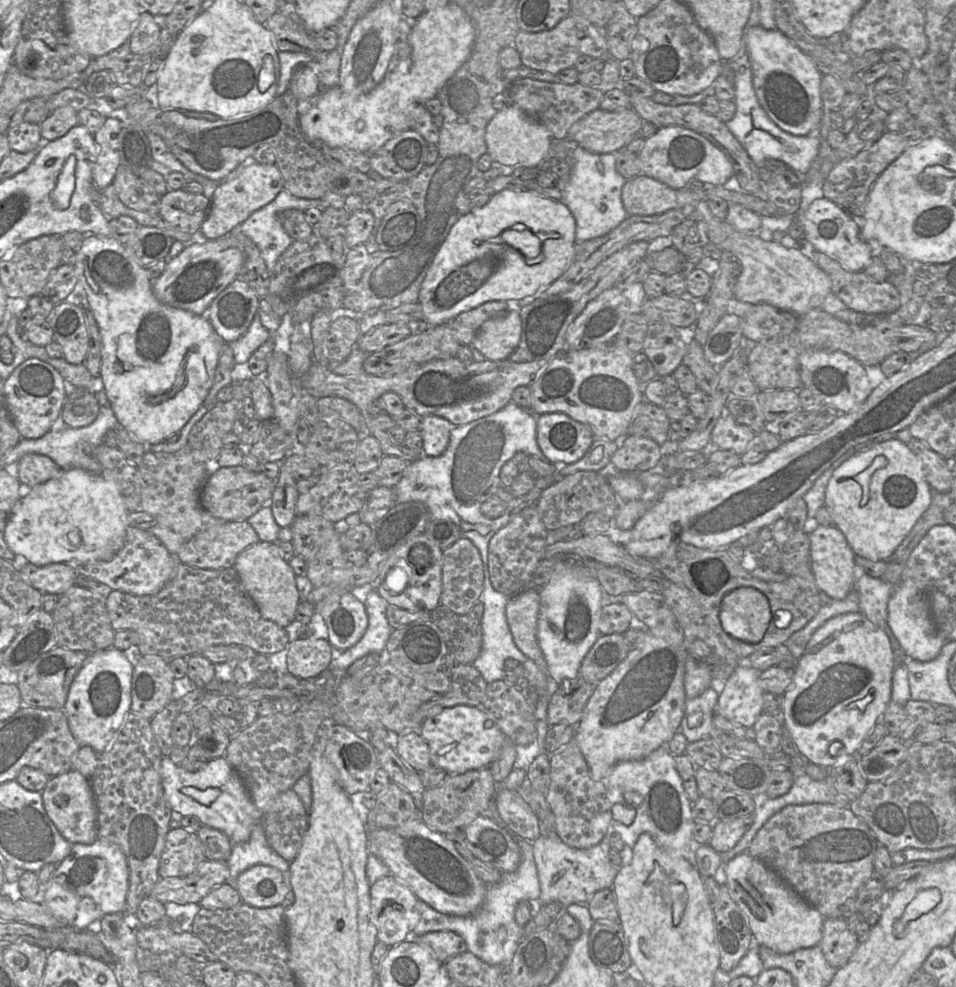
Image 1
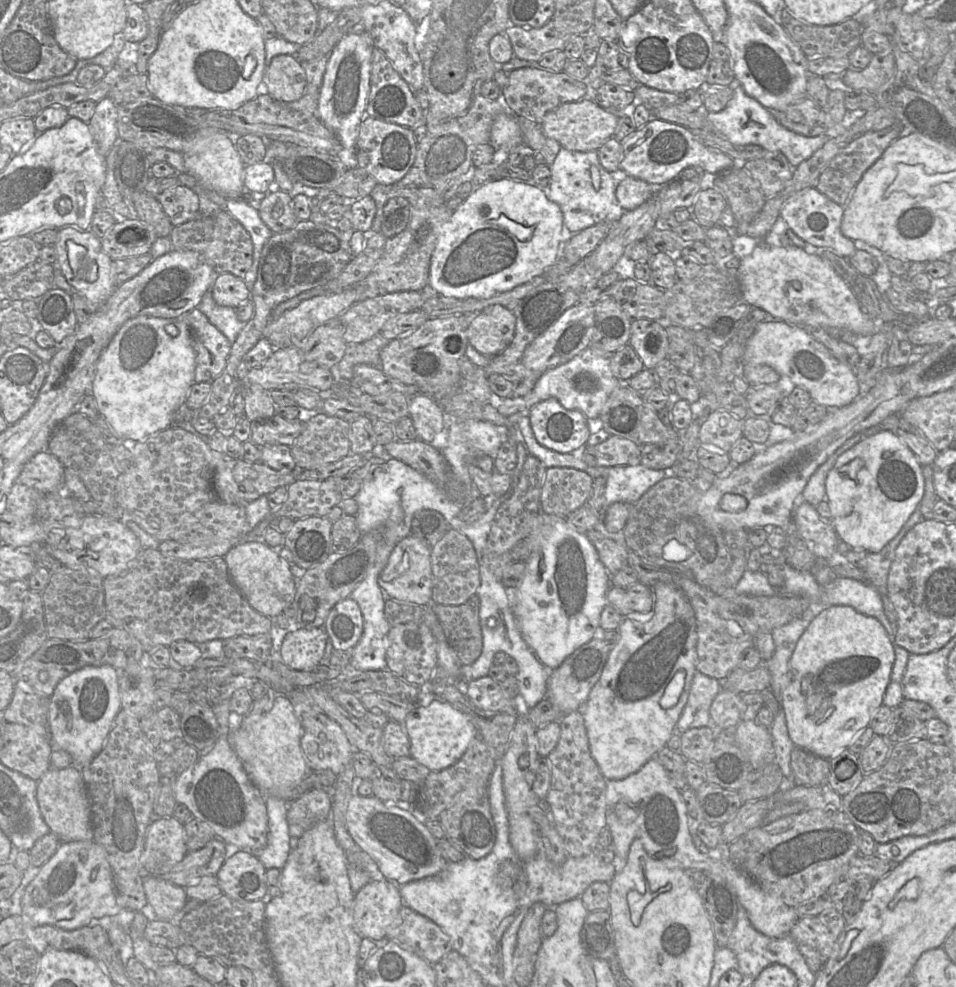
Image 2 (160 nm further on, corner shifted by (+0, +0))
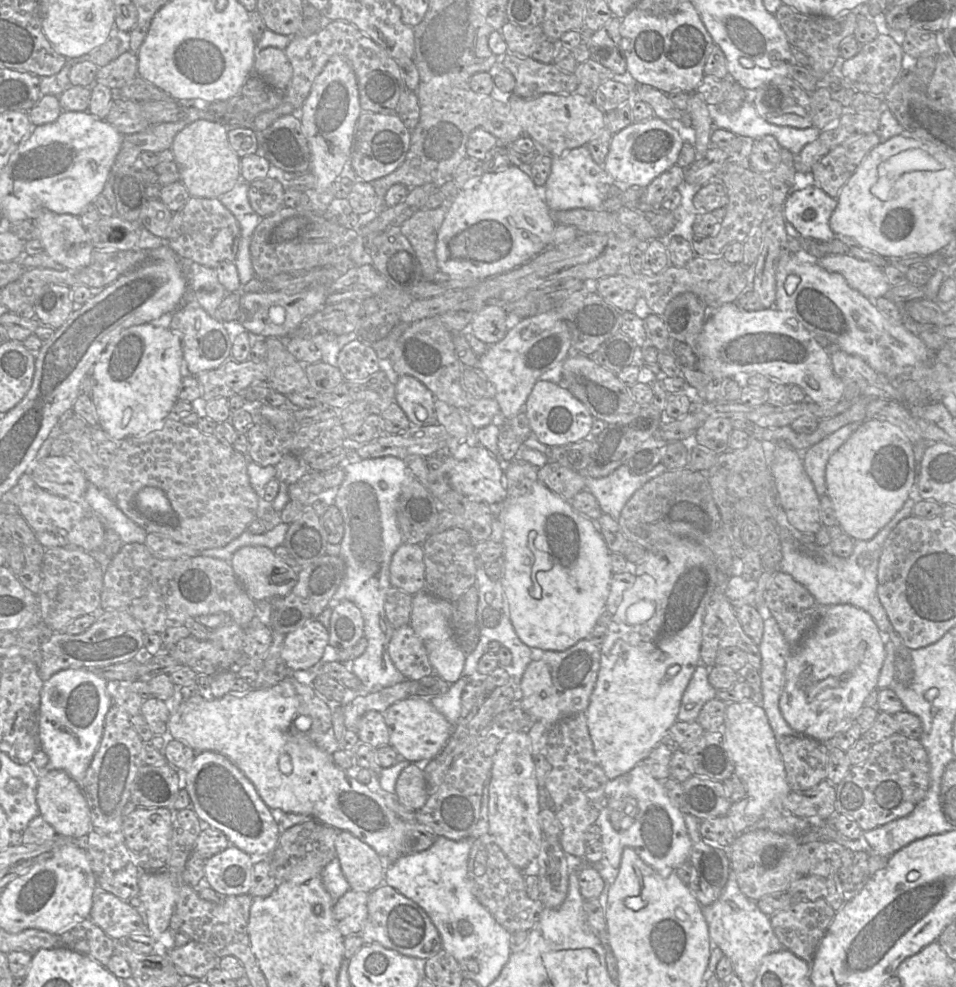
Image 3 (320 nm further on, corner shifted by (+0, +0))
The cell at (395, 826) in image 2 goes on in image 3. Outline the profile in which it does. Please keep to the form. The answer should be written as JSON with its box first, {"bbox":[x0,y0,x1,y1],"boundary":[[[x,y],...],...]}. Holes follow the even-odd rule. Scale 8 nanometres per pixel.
{"bbox":[168,678,408,864],"boundary":[[[286,678],[285,680],[283,680],[282,682],[266,688],[266,689],[252,689],[248,692],[233,692],[232,690],[227,693],[226,695],[224,695],[223,697],[219,698],[219,699],[211,699],[211,700],[207,700],[205,698],[203,698],[201,695],[197,695],[194,697],[191,697],[187,700],[182,701],[176,708],[171,710],[171,715],[169,718],[169,722],[168,722],[168,732],[170,732],[170,734],[172,735],[172,737],[179,741],[182,742],[188,746],[190,746],[195,752],[203,752],[203,751],[212,751],[212,752],[217,752],[225,757],[227,757],[231,762],[233,762],[240,770],[241,772],[252,782],[252,784],[254,785],[255,789],[257,790],[259,796],[261,797],[261,799],[264,801],[264,803],[272,810],[272,809],[280,809],[285,813],[297,813],[297,814],[303,814],[306,815],[308,817],[310,817],[310,819],[315,819],[318,820],[322,823],[325,823],[333,828],[335,828],[338,831],[347,831],[350,832],[352,835],[354,835],[355,837],[357,837],[358,839],[360,839],[362,842],[366,843],[367,845],[369,845],[371,848],[373,848],[375,850],[375,852],[385,861],[385,863],[390,864],[392,862],[394,862],[400,855],[400,840],[402,839],[402,835],[403,835],[403,822],[408,822],[408,821],[403,821],[401,820],[392,810],[390,810],[386,803],[385,800],[383,798],[383,796],[380,793],[374,792],[372,790],[370,790],[366,785],[360,783],[356,778],[351,778],[349,776],[346,775],[345,770],[340,769],[338,766],[335,765],[335,763],[333,762],[332,759],[332,755],[327,754],[325,751],[323,751],[322,749],[320,749],[312,740],[310,740],[308,737],[304,737],[304,736],[295,736],[294,735],[294,729],[293,729],[293,719],[296,719],[297,717],[300,716],[299,714],[299,707],[300,707],[300,699],[295,695],[292,686],[289,682],[289,680]]]}

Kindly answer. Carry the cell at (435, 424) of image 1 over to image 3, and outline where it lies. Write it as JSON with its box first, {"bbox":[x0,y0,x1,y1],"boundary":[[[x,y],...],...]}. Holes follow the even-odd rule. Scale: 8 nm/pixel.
{"bbox":[395,375,436,426],"boundary":[[[399,375],[395,384],[395,402],[413,425],[425,426],[436,423],[435,396],[418,379]]]}

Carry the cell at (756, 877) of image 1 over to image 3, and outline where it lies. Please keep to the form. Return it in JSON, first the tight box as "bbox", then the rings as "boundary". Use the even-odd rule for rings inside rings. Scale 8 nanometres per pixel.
{"bbox":[594,765,693,875],"boundary":[[[636,765],[624,775],[608,780],[605,787],[604,807],[594,824],[599,825],[601,829],[600,841],[603,845],[604,856],[609,864],[616,869],[619,869],[622,853],[626,847],[633,848],[646,864],[662,875],[669,875],[680,865],[689,861],[690,850],[693,842],[687,833],[683,815],[681,811],[672,804],[661,781],[654,778],[642,765]],[[613,801],[625,801],[631,805],[633,814],[635,815],[635,820],[630,827],[617,830],[612,826],[610,821],[610,805]]]}

